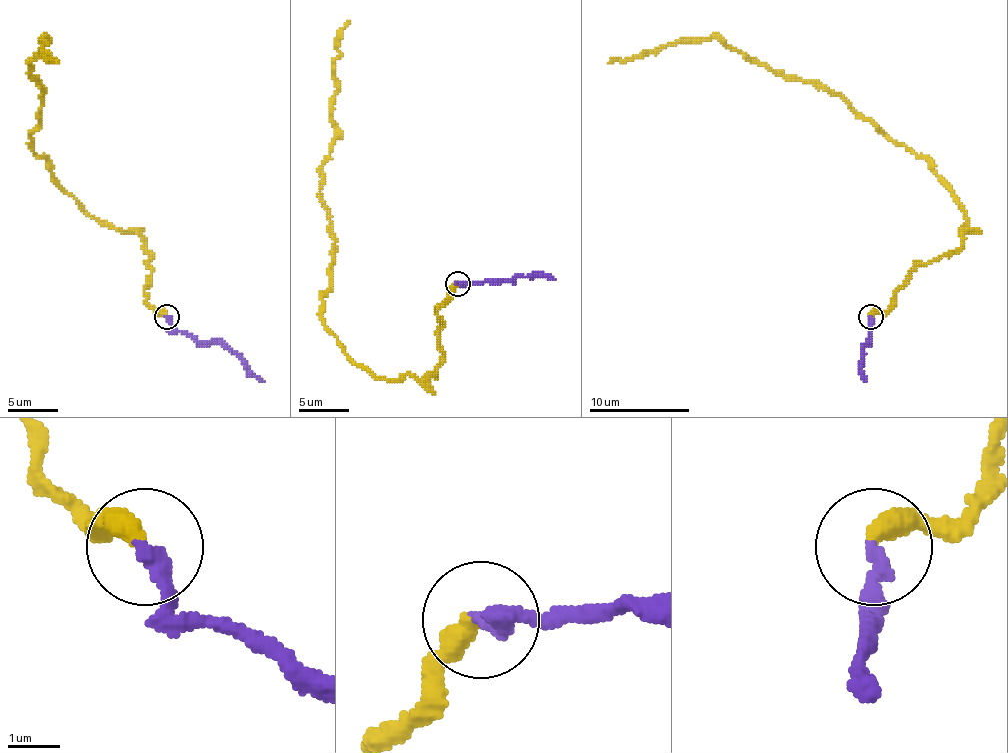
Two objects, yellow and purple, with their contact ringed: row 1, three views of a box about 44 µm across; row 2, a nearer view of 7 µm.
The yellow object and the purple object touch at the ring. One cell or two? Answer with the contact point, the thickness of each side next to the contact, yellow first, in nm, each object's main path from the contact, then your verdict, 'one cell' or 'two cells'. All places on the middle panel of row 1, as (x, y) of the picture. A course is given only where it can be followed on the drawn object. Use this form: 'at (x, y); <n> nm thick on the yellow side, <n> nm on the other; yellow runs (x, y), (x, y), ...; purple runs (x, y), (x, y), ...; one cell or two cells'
at (458, 283); 420 nm thick on the yellow side, 320 nm on the other; yellow runs (457, 284), (435, 311), (442, 364), (425, 379), (377, 379), (325, 324), (335, 239), (320, 184), (350, 21); purple runs (457, 284), (512, 281), (520, 276), (545, 274), (555, 279); one cell

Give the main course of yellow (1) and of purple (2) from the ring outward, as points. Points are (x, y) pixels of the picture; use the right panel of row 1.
1: (871, 316), (966, 231), (936, 171), (826, 90), (718, 38), (608, 63)
2: (871, 316), (861, 373), (866, 381)

